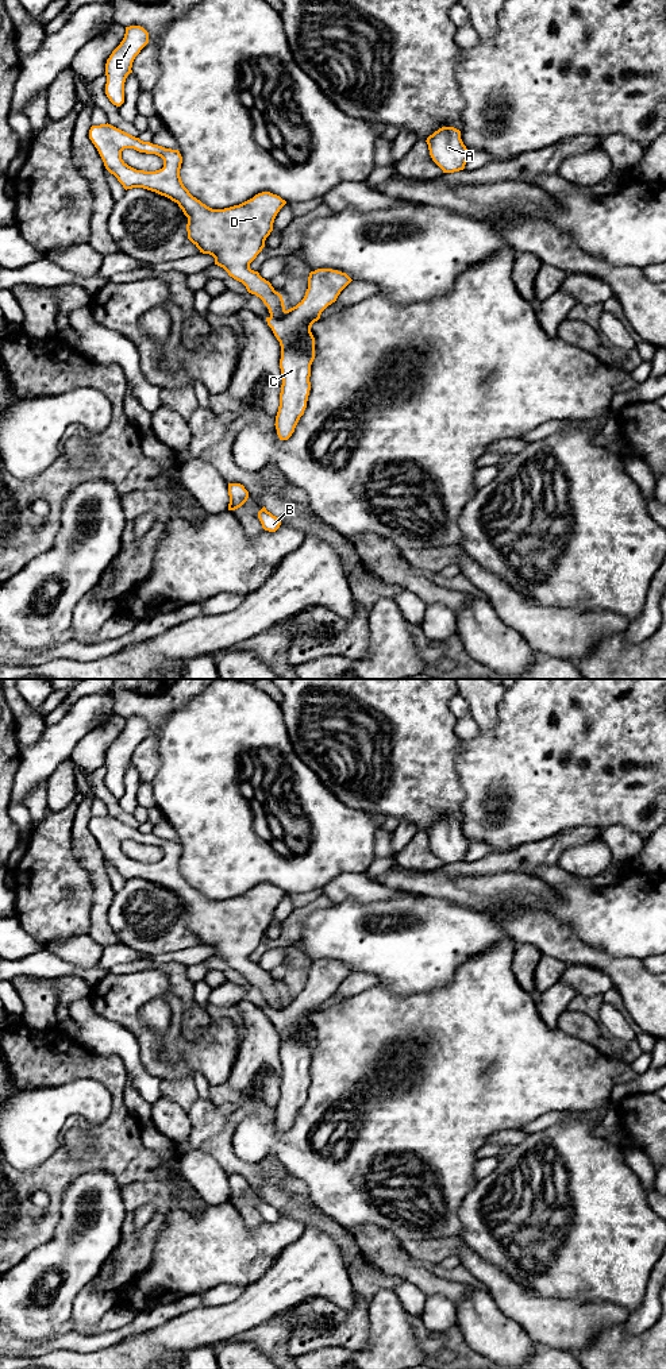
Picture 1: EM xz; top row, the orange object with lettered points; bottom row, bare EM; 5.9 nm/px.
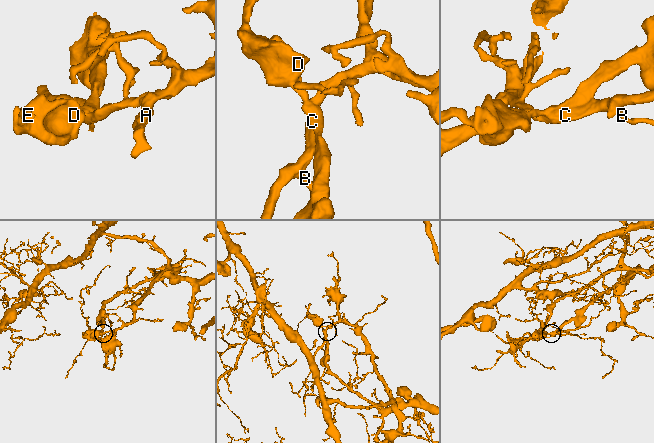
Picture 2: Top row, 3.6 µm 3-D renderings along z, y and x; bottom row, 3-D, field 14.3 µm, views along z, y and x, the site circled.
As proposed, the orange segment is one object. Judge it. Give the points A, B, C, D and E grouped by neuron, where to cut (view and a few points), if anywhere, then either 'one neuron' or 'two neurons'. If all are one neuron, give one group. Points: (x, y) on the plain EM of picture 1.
A B C / D E; cut in xz along (301, 1021), (299, 1025), (299, 1038), (312, 1052); two neurons

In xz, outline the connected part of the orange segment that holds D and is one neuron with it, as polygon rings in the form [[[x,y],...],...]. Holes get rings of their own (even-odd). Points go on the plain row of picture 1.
[[[108,814],[92,817],[89,830],[105,860],[126,882],[143,879],[177,894],[188,909],[188,930],[200,944],[212,946],[215,956],[242,973],[249,984],[259,988],[270,1009],[278,1010],[285,1004],[282,987],[258,963],[250,960],[250,955],[265,938],[274,910],[286,895],[285,891],[262,883],[239,896],[212,901],[184,878],[180,868],[182,848],[178,841],[143,833]],[[124,840],[155,845],[163,851],[163,859],[155,863],[136,861],[122,851]]]

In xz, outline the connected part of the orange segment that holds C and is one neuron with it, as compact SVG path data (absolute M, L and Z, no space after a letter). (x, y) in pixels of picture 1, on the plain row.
M332 960L311 963L304 990L296 998L285 1002L281 1009L266 1009L267 1017L281 1037L282 1076L274 1115L280 1131L288 1131L294 1123L307 1099L311 1081L312 1052L299 1038L299 1025L311 1022L322 1003L336 992L351 972L346 964Z

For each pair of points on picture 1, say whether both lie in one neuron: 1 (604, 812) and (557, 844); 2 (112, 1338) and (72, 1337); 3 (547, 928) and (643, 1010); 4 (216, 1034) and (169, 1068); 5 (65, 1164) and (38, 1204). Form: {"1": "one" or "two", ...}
{"1": "two", "2": "one", "3": "one", "4": "one", "5": "one"}

